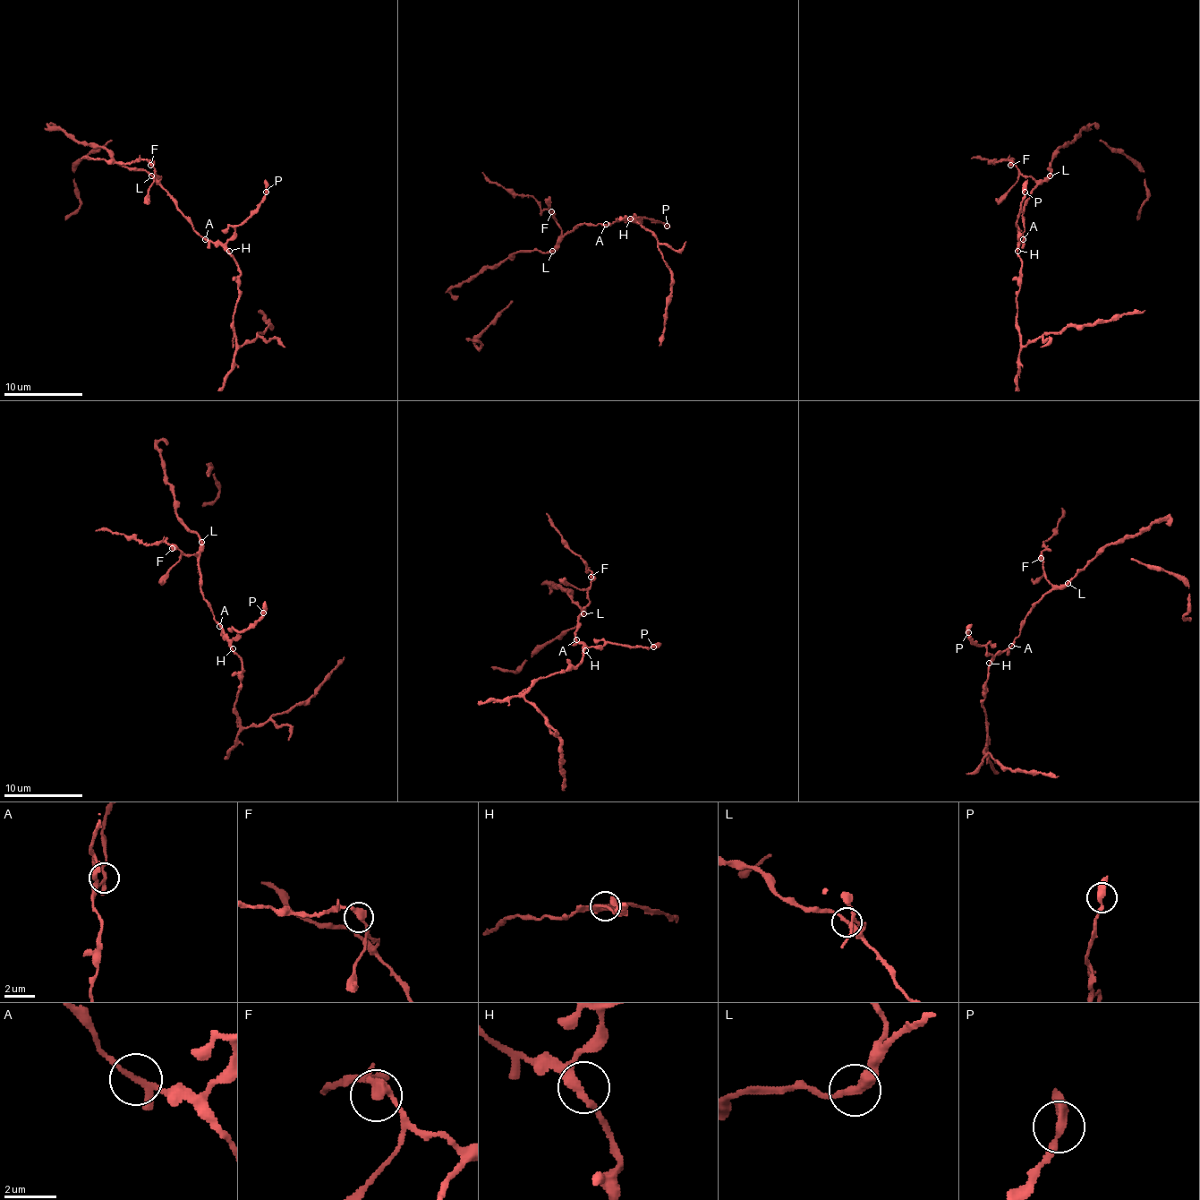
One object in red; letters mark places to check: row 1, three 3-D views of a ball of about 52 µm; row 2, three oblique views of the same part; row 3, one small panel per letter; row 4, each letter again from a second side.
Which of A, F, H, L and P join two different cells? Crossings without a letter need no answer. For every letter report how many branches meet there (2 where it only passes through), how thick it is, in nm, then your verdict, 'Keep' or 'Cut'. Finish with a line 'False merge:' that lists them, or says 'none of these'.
A: Branches: 3. Thickness 200 nm. Keep
F: Branches: 2. Thickness 360 nm. Keep
H: Branches: 3. Thickness 200 nm. Keep
L: Branches: 2. Thickness 320 nm. Keep
P: Branches: 2. Thickness 360 nm. Keep
False merge: none of these

